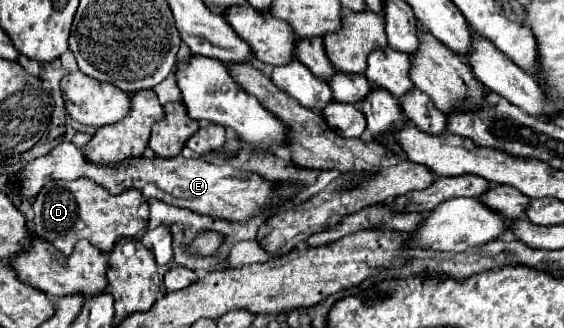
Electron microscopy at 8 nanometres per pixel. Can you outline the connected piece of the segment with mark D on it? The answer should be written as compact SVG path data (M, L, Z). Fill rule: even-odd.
M89 179L47 183L33 201L33 213L33 233L39 239L49 241L65 257L73 253L75 243L81 239L87 239L97 249L103 249L103 253L109 253L119 239L133 239L149 223L149 205L141 191L111 195Z

